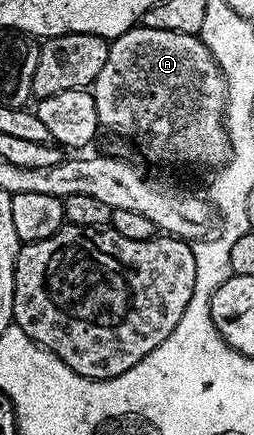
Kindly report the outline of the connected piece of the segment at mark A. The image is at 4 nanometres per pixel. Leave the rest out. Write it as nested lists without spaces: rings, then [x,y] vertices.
[[[140,24],[138,27],[125,31],[119,37],[114,38],[107,46],[107,58],[105,67],[101,67],[101,75],[95,80],[97,86],[97,119],[104,130],[116,133],[119,137],[132,137],[141,148],[147,152],[151,161],[164,161],[167,165],[215,165],[222,167],[227,163],[227,157],[231,153],[227,128],[223,122],[223,112],[227,106],[227,80],[221,71],[221,67],[213,59],[209,47],[205,47],[203,40],[194,33],[182,33],[181,31],[165,31],[154,29]]]

